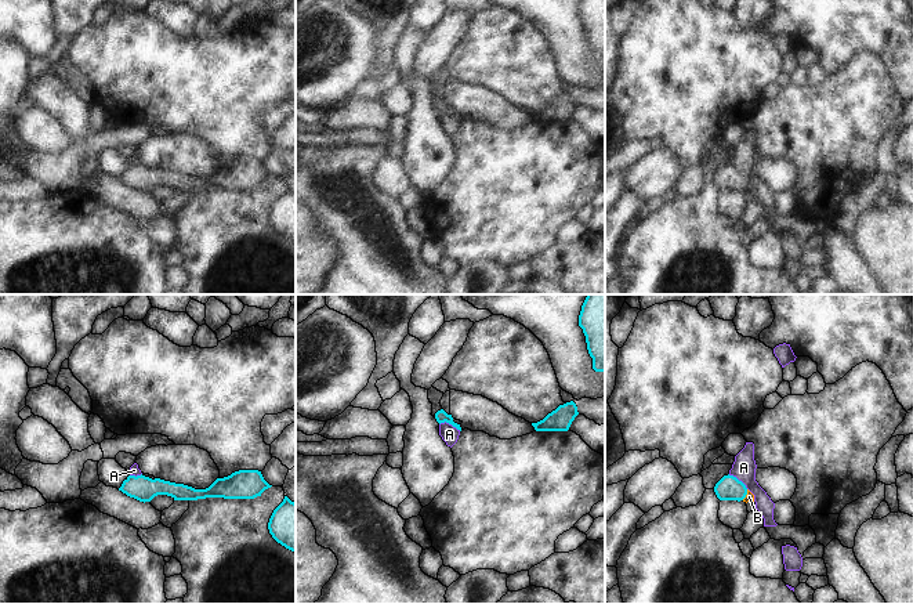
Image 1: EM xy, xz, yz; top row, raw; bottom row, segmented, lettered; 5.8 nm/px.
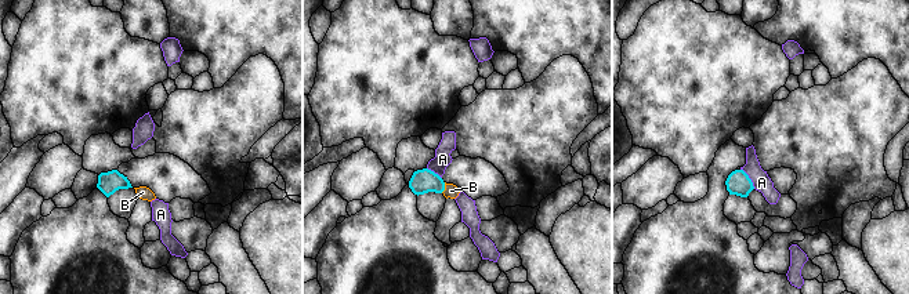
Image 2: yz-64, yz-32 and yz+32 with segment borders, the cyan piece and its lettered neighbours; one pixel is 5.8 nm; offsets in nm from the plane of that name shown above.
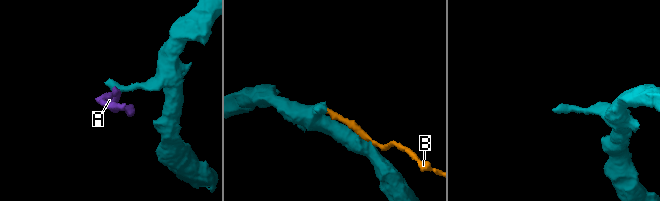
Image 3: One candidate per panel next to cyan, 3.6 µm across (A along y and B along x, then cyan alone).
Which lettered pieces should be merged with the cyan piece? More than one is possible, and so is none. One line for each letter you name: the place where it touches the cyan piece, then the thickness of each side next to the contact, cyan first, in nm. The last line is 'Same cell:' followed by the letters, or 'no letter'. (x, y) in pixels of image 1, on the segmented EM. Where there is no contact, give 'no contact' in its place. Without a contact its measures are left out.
B: yz (746, 494) | 140/50 nm
Same cell: B

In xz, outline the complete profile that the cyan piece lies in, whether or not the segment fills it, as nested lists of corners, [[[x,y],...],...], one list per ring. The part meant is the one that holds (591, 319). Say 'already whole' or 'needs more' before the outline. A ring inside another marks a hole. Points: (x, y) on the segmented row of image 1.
already whole; [[[587,294],[579,315],[593,369],[605,372],[605,294]]]

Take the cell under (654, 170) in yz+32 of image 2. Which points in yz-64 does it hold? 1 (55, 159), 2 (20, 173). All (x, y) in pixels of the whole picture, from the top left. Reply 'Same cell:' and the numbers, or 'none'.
Same cell: 1

